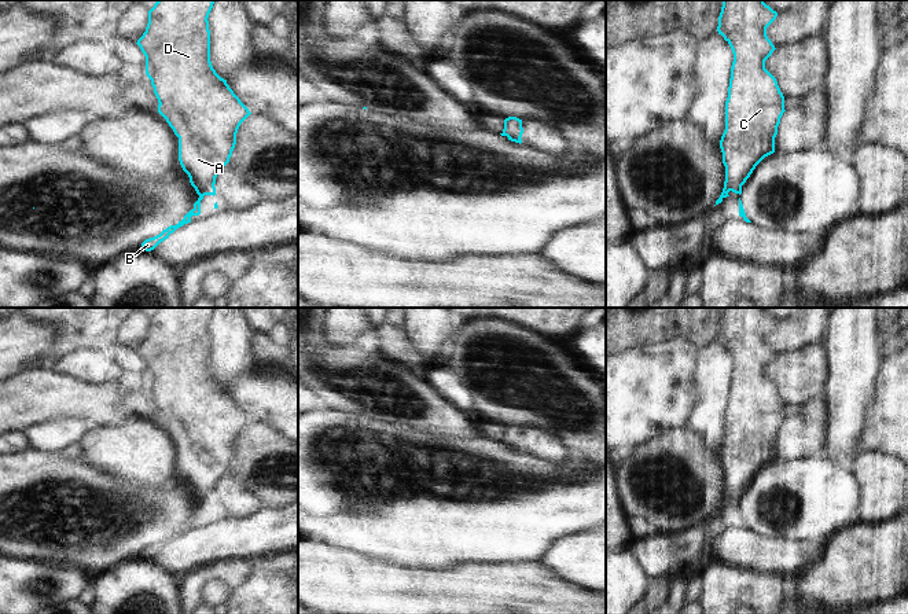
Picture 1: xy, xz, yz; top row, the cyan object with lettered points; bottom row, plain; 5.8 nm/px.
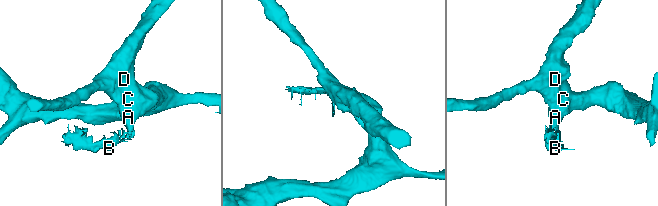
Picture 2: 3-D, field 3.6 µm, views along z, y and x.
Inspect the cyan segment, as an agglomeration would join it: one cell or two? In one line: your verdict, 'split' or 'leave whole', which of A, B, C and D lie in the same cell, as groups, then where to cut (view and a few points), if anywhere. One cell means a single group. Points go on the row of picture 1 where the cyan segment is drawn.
split; A C D / B; cut in xy along (190, 179), (203, 195)

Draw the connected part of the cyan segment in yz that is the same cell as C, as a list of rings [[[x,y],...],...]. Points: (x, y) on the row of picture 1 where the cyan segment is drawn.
[[[721,0],[717,32],[729,44],[734,62],[725,102],[725,130],[720,140],[725,181],[716,205],[729,196],[732,191],[739,194],[745,180],[750,177],[756,166],[775,152],[775,137],[784,110],[784,96],[776,78],[765,69],[765,60],[776,49],[767,36],[767,27],[776,19],[773,11],[764,0]]]

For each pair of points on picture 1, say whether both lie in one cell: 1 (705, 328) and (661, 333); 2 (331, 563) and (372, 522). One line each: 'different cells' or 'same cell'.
1: same cell
2: different cells

